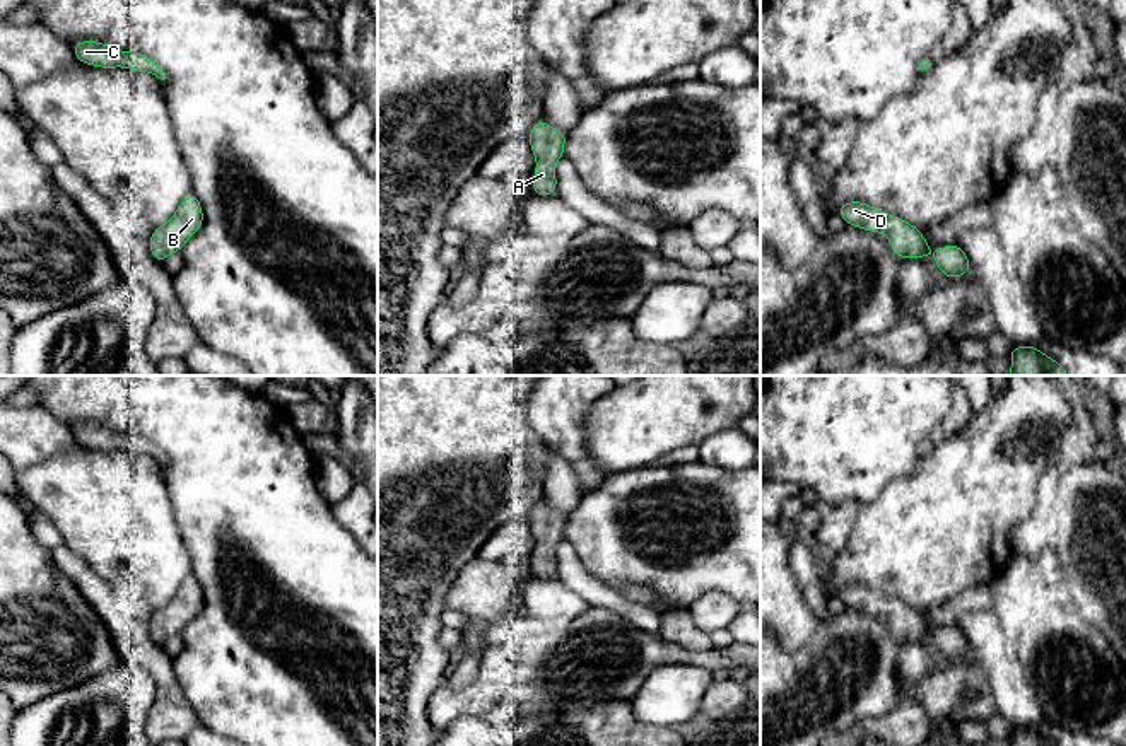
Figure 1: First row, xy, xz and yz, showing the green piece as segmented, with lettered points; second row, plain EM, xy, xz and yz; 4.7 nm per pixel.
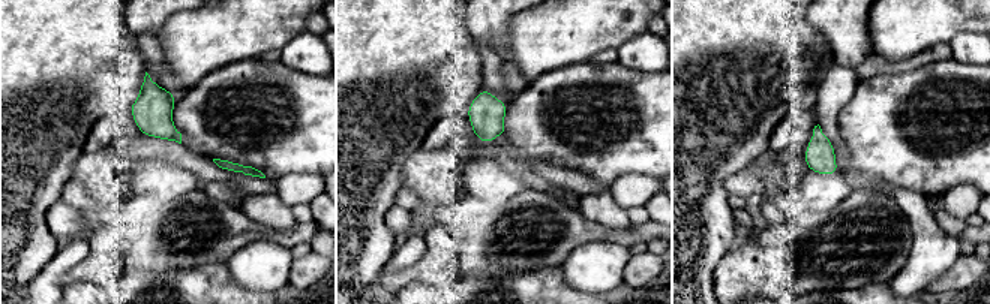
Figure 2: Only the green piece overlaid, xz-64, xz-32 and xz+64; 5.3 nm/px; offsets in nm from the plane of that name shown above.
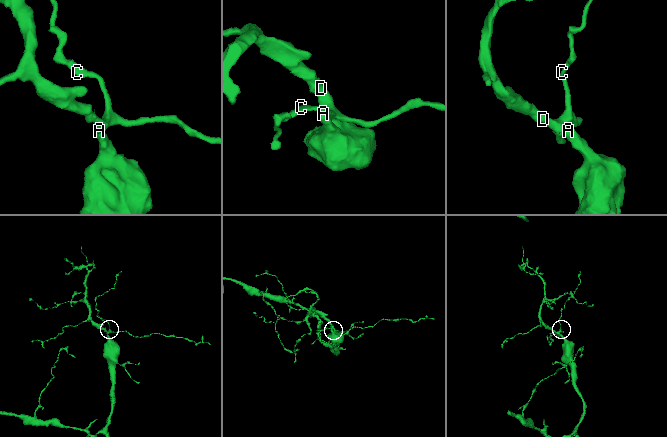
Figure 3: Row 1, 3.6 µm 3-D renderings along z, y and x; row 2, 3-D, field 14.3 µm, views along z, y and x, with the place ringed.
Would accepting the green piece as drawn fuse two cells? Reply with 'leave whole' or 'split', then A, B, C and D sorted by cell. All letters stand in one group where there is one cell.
leave whole; groups A B C D

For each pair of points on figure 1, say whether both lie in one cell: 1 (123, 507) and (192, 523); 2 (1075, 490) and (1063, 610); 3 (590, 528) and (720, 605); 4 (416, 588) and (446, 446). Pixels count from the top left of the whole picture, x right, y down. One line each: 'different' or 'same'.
1: different
2: different
3: different
4: same

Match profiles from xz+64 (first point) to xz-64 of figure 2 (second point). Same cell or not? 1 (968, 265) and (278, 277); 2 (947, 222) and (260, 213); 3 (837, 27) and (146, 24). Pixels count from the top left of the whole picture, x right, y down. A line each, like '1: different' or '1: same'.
1: different
2: same
3: same

